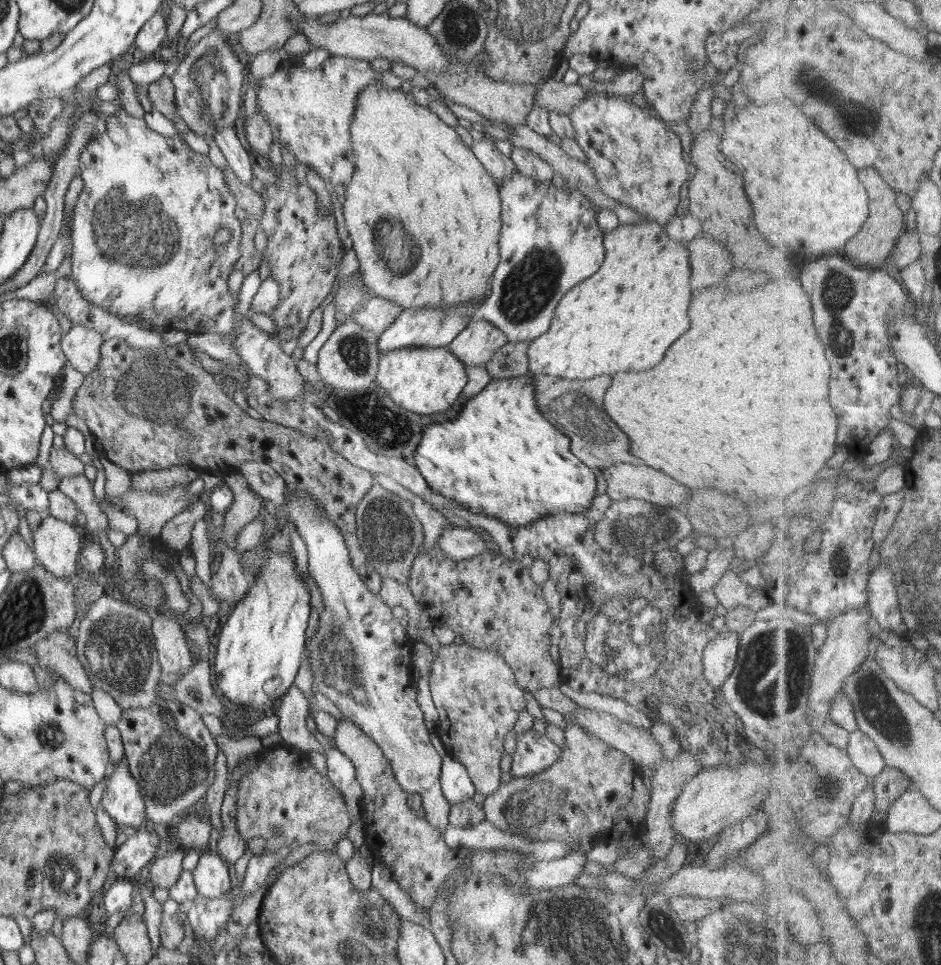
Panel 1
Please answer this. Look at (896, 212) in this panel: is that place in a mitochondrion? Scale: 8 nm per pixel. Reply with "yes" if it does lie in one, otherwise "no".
no

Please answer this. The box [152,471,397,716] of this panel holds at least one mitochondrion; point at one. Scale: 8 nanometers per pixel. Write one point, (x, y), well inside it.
(337, 655)

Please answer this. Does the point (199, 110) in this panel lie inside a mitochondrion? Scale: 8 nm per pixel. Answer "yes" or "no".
yes

